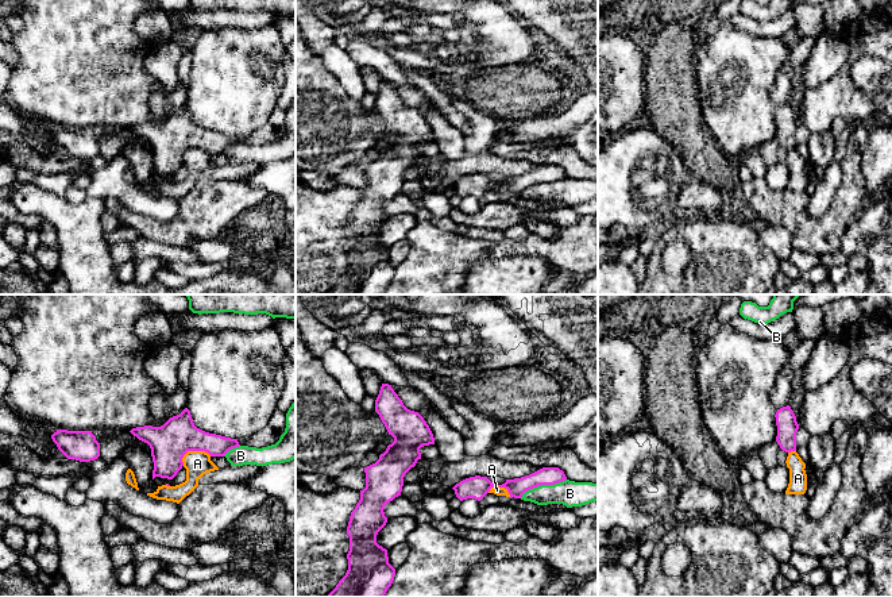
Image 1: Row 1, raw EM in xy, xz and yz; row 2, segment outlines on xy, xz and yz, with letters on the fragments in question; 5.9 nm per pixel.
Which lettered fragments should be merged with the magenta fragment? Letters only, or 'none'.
none

